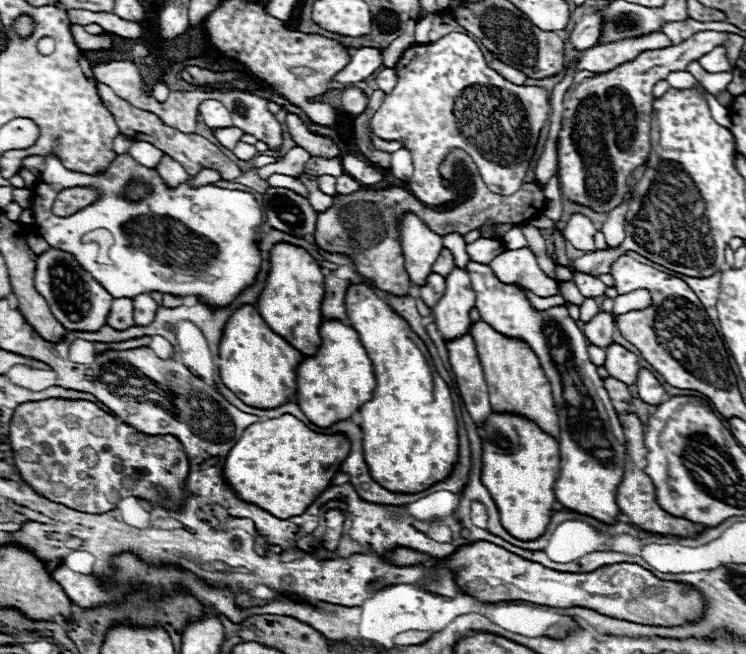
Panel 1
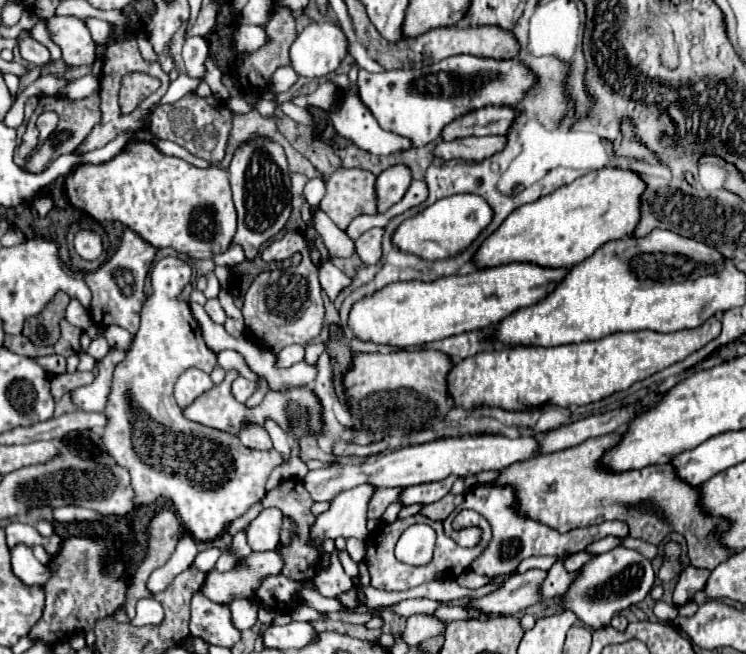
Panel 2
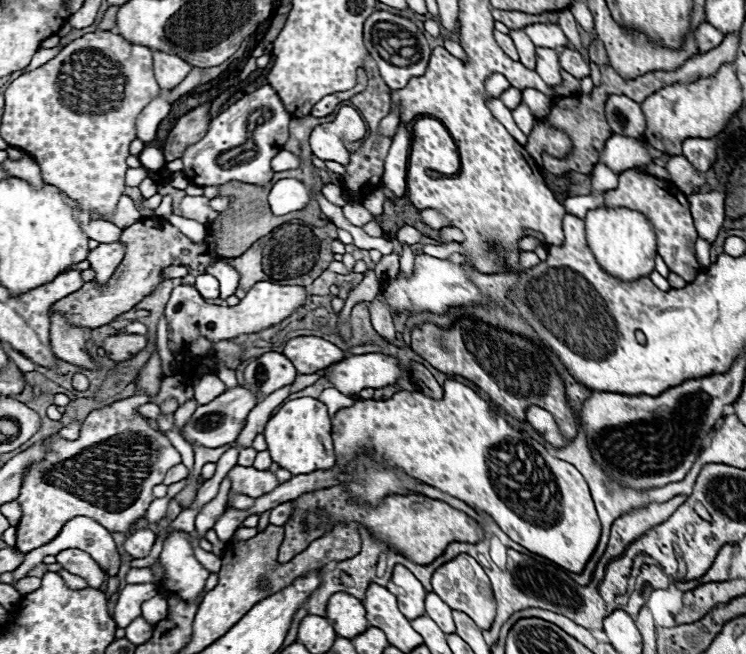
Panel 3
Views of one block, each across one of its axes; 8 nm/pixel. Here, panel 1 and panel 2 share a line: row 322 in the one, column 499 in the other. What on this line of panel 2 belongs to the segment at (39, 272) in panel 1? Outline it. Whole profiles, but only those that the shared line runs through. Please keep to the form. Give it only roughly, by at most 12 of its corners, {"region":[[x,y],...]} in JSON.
{"region":[[450,56],[360,68],[358,96],[412,148],[486,104],[520,102],[518,60]]}

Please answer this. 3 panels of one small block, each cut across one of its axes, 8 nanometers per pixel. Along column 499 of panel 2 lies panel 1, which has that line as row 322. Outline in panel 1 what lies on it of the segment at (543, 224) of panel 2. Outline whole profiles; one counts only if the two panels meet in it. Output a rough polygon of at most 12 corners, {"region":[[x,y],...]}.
{"region":[[254,306],[230,316],[220,378],[244,404],[296,396],[304,354]]}

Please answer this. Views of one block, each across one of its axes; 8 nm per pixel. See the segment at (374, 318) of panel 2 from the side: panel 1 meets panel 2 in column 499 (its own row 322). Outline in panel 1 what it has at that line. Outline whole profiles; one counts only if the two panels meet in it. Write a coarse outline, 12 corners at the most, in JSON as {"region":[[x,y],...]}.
{"region":[[276,244],[256,302],[296,350],[320,348],[322,268],[304,248]]}

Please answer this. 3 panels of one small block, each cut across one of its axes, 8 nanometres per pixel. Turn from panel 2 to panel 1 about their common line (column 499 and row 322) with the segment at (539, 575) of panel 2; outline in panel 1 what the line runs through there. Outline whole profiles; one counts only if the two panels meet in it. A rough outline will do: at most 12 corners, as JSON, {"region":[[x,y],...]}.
{"region":[[598,312],[582,330],[594,346],[612,344],[614,314]]}

